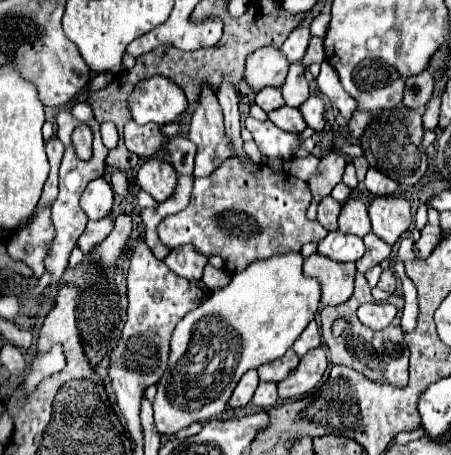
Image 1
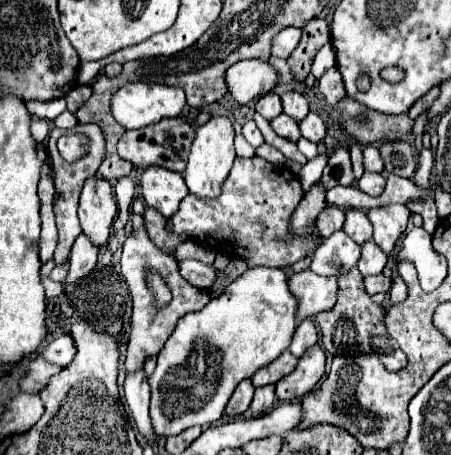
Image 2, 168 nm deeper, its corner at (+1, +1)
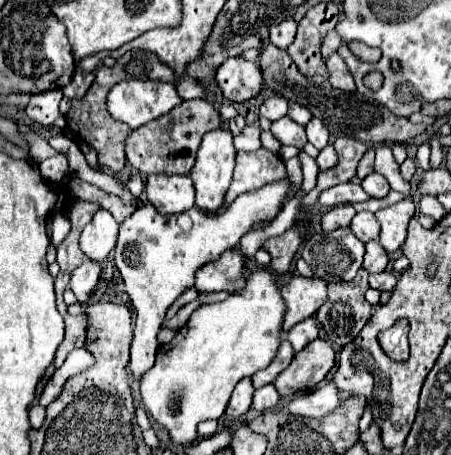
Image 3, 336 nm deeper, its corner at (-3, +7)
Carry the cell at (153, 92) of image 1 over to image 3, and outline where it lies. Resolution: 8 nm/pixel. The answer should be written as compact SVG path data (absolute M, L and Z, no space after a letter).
M120 81L108 93L108 111L114 119L138 129L182 103L176 87L162 81Z

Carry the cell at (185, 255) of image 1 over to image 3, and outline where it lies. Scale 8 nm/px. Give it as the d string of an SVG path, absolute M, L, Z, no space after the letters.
M236 249L224 251L216 261L202 265L196 271L196 289L200 293L214 293L214 291L240 291L244 287L242 279L244 255Z

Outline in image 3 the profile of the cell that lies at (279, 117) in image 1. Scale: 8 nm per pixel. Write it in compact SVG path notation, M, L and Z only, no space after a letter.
M288 115L272 123L272 133L282 145L294 145L294 147L302 149L308 143L304 127L298 125L296 121L292 121Z

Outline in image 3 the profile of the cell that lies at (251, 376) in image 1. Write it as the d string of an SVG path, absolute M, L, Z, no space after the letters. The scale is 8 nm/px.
M244 377L236 385L236 389L232 393L232 399L230 399L228 407L226 407L226 415L228 417L240 417L240 415L244 415L250 409L250 405L252 405L252 393L254 393L254 385L252 385L250 377Z

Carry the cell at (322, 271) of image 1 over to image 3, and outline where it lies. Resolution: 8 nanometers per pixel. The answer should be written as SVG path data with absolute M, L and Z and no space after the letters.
M292 277L284 287L282 287L282 297L288 305L288 313L284 317L284 331L294 327L306 317L312 317L324 301L328 301L328 291L326 291L326 281L318 277Z

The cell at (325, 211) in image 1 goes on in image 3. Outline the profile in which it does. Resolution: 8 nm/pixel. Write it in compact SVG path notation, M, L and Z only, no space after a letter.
M352 205L332 207L332 209L328 209L322 215L322 231L324 233L330 233L330 231L334 231L338 227L348 227L354 215L356 215L356 209Z

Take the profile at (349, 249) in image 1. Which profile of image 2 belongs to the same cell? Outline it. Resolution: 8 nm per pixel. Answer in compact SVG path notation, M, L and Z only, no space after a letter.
M344 231L332 233L314 251L310 271L326 277L340 277L350 271L360 259L360 245L356 245Z

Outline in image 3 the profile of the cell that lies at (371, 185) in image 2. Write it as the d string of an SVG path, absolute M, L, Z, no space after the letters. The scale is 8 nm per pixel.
M370 173L370 175L362 181L362 187L364 187L364 191L366 191L370 197L386 197L388 191L390 191L388 181L386 181L380 173Z

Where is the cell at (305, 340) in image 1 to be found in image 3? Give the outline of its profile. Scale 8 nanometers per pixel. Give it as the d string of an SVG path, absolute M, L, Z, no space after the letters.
M310 317L310 319L304 319L300 321L298 325L294 325L288 333L286 333L288 341L292 343L294 351L302 351L310 341L318 339L318 325L316 325L316 319Z

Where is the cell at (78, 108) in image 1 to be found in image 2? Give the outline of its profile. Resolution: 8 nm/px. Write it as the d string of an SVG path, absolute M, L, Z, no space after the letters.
M64 111L54 119L54 127L60 127L60 129L72 129L74 125L76 125L76 117L70 111Z

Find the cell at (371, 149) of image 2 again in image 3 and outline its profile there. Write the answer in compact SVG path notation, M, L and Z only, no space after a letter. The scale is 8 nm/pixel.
M386 143L376 145L376 163L374 163L374 171L380 173L380 175L384 175L394 191L400 191L400 193L404 193L408 199L412 199L410 183L400 179L398 169L400 169L400 167L398 167L398 163L396 163L394 157L392 157L390 145L386 145Z

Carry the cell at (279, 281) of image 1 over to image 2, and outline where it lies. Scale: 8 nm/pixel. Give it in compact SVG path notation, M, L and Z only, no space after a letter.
M252 267L228 285L226 293L212 299L204 309L186 313L162 351L158 353L158 365L150 377L152 401L150 419L156 435L178 435L192 425L212 425L224 415L224 407L242 379L252 377L258 369L270 365L282 351L288 349L296 329L296 299L288 291L288 277L284 269Z

